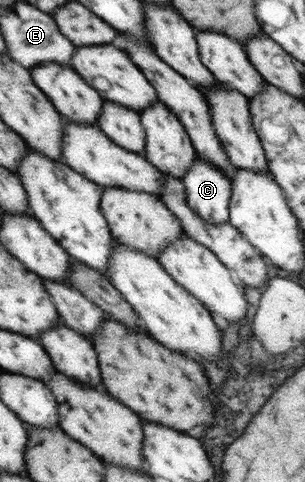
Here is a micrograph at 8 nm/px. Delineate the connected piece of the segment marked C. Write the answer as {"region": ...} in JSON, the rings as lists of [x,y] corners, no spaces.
{"region":[[[199,155],[182,178],[187,206],[211,226],[229,222],[232,183],[218,166]]]}

